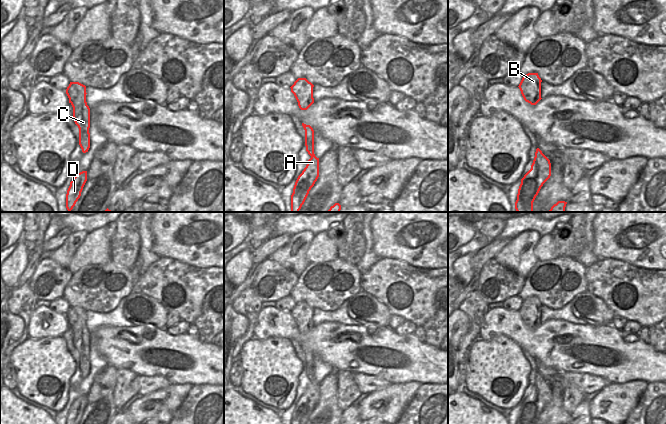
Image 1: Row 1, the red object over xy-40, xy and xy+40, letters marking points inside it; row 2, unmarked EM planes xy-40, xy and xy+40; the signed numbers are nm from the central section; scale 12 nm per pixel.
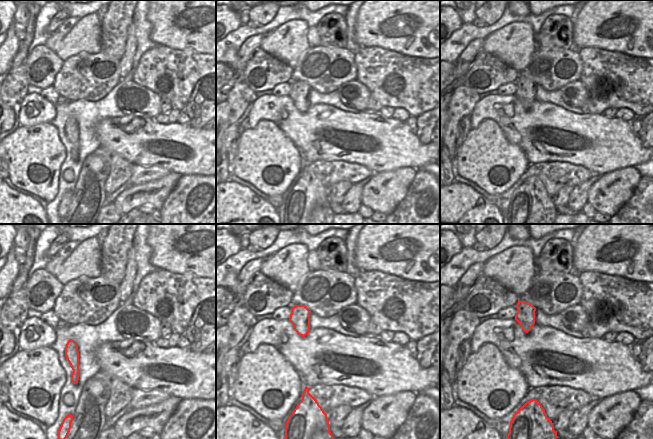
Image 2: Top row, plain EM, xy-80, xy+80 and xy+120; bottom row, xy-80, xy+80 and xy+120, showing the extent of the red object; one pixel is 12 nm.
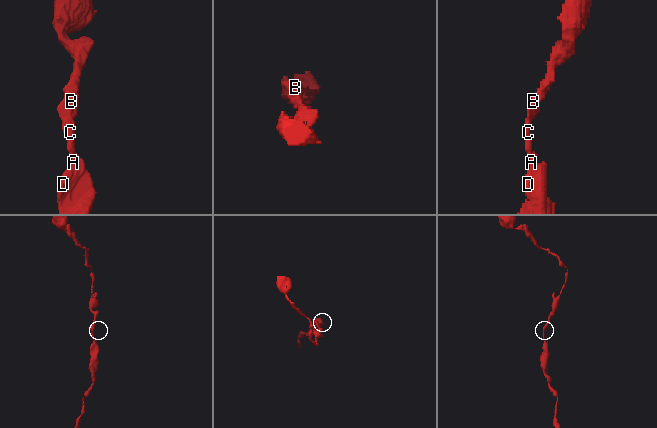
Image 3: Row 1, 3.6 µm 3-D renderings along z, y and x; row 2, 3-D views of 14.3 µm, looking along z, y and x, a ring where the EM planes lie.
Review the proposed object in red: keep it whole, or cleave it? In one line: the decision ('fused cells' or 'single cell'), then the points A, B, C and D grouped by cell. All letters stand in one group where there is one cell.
single cell; groups A B C D

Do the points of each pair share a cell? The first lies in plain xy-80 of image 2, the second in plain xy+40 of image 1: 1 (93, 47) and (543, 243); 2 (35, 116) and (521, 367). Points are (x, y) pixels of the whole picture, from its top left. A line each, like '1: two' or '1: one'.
1: one
2: two

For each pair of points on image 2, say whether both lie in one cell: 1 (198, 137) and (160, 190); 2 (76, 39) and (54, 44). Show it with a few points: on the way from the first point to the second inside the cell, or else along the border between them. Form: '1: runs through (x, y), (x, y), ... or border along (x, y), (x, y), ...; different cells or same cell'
1: border along (170, 172), (176, 172), (180, 175); different cells
2: border along (74, 24), (62, 39), (60, 47), (55, 52); different cells

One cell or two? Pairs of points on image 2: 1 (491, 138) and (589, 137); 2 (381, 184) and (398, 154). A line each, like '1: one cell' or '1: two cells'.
1: two cells
2: two cells

